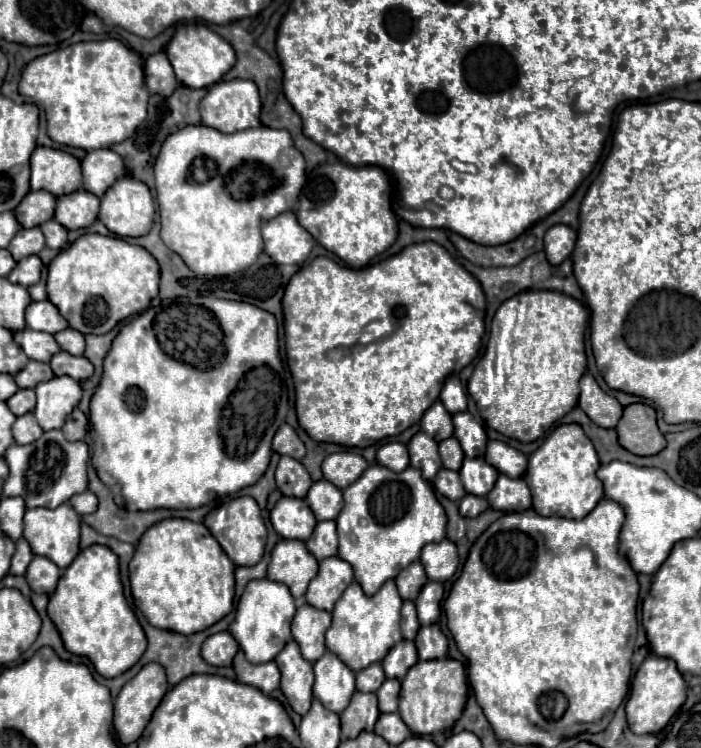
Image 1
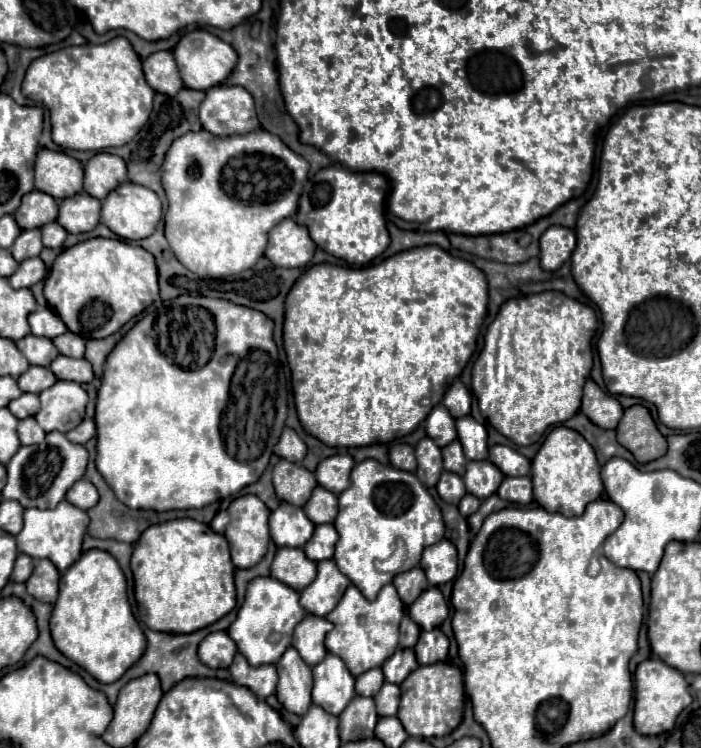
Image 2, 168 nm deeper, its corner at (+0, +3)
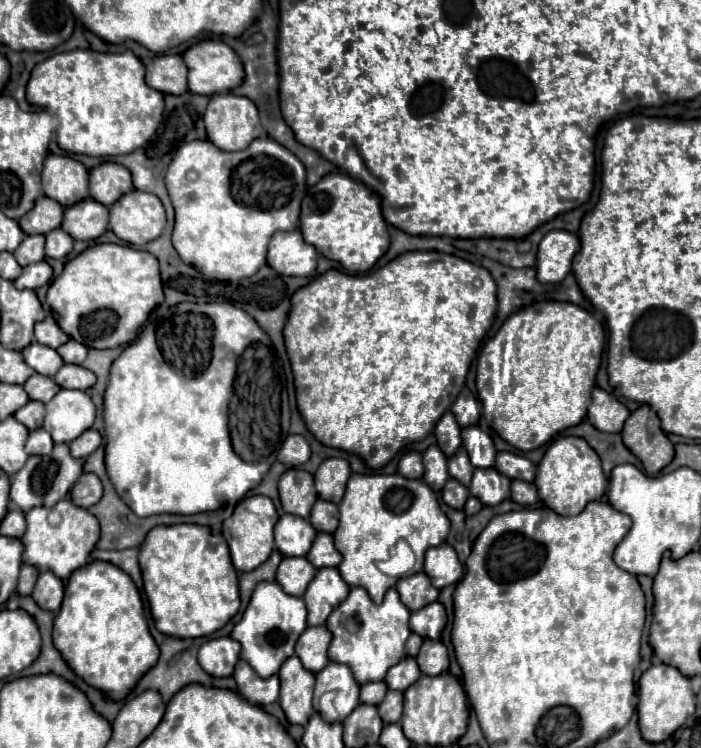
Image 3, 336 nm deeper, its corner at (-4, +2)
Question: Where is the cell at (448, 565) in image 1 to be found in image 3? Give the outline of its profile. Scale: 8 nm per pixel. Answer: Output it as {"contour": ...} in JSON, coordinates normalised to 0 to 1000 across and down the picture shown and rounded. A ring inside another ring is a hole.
{"contour":[[[632,726],[626,731],[618,731],[606,742],[606,766],[612,769],[615,779],[623,787],[632,787],[638,782],[646,782],[660,769],[660,755],[652,747],[652,739],[643,729]]]}

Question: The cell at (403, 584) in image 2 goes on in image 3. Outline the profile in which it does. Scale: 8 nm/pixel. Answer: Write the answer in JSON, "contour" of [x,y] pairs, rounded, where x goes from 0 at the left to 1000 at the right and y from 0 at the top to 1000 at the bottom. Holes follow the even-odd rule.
{"contour":[[[606,766],[572,771],[563,785],[566,785],[575,806],[583,811],[583,817],[598,817],[598,811],[606,811],[609,806],[623,803],[623,795],[626,795],[626,790],[615,782],[615,777]]]}

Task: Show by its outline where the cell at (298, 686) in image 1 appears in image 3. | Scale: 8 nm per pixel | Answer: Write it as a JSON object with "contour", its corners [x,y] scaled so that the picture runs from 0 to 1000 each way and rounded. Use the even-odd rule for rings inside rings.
{"contour":[[[412,878],[401,894],[401,926],[398,926],[398,943],[407,951],[412,967],[418,969],[438,969],[438,961],[447,956],[447,918],[449,918],[449,902],[438,897],[427,878]]]}

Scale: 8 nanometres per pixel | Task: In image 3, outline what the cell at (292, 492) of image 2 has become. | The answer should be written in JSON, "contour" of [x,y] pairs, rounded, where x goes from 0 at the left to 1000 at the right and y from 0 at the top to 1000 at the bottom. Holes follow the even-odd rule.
{"contour":[[[409,627],[398,640],[398,662],[407,686],[438,694],[447,672],[452,670],[447,635],[432,627]]]}

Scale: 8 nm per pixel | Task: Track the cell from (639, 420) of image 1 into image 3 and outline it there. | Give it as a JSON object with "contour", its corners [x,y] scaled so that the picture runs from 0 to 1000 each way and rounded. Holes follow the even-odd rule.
{"contour":[[[926,541],[903,549],[886,576],[892,598],[917,619],[926,635],[940,632],[963,611],[960,592],[940,568],[940,557]]]}

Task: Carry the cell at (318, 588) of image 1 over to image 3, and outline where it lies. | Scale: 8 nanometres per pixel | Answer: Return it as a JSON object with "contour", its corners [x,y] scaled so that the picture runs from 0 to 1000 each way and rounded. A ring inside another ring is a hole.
{"contour":[[[478,758],[452,763],[441,779],[432,801],[438,809],[438,836],[464,836],[469,820],[495,798],[498,782],[489,777]]]}

